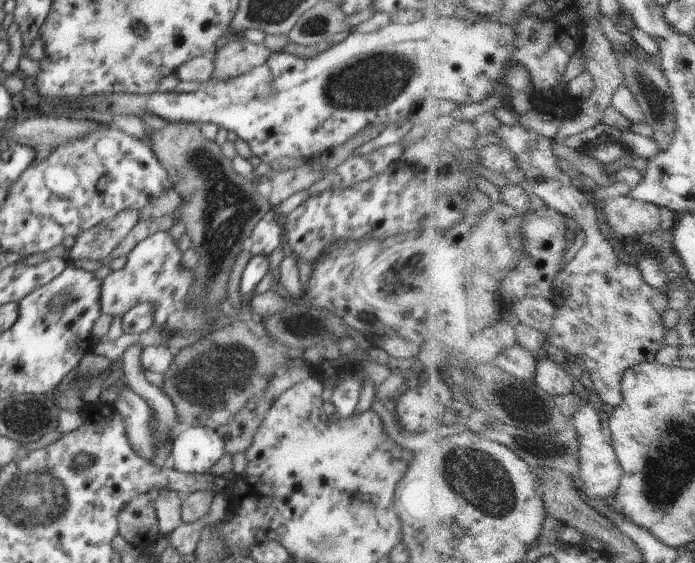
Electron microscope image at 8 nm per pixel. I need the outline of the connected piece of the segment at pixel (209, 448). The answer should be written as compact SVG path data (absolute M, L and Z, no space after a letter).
M192 425L171 444L170 464L183 473L206 473L226 453L223 438L215 429Z

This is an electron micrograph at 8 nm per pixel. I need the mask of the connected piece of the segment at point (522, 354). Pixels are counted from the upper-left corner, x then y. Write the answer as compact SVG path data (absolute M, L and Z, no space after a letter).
M516 345L502 349L496 364L520 380L530 381L534 380L540 361L527 348Z

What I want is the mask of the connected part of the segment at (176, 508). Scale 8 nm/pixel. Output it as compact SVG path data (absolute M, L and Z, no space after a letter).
M169 488L159 490L159 498L153 502L161 535L169 537L172 531L180 526L183 497L179 492Z

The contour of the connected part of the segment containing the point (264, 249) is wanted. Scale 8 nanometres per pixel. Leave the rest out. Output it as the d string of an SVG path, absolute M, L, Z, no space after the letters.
M271 213L262 217L253 228L251 251L268 256L278 246L285 246L284 228L273 219Z

